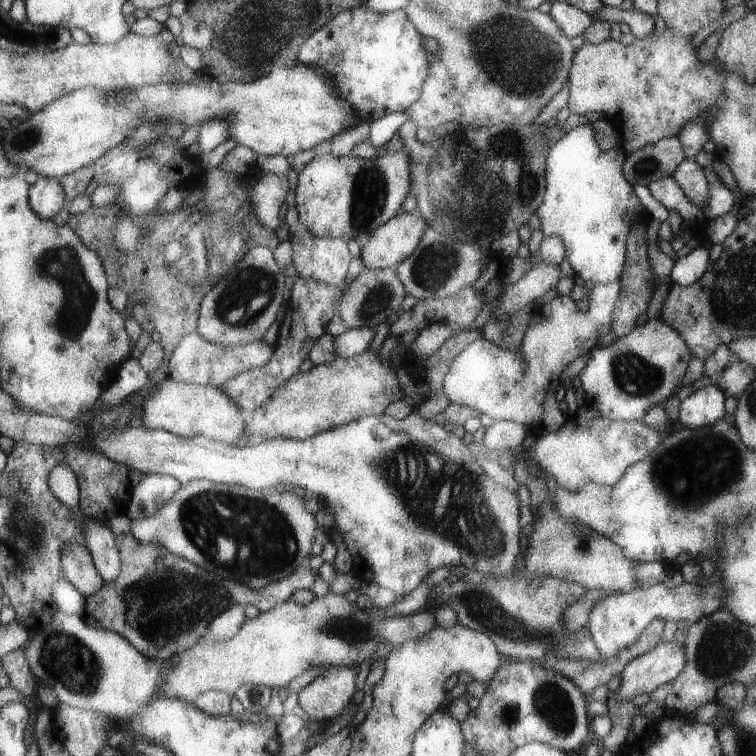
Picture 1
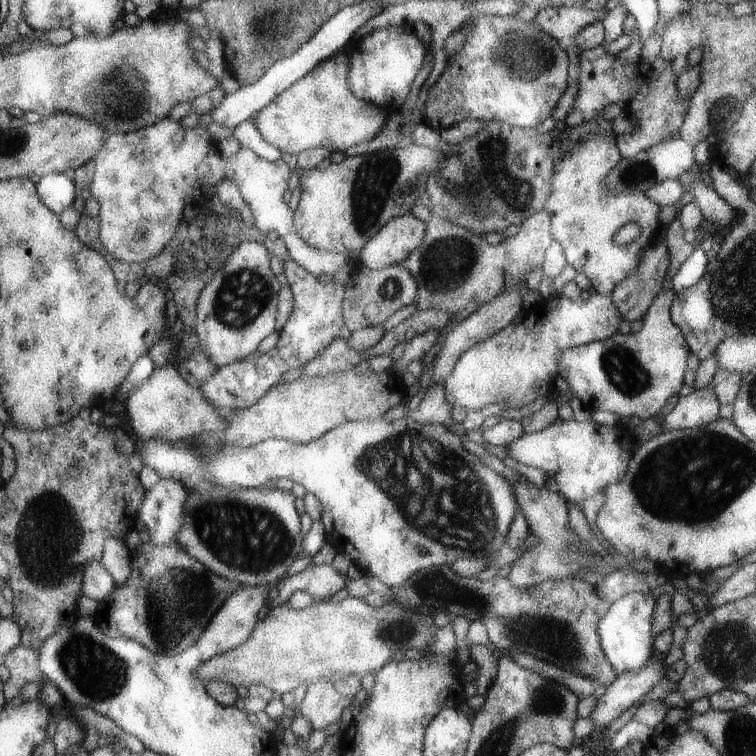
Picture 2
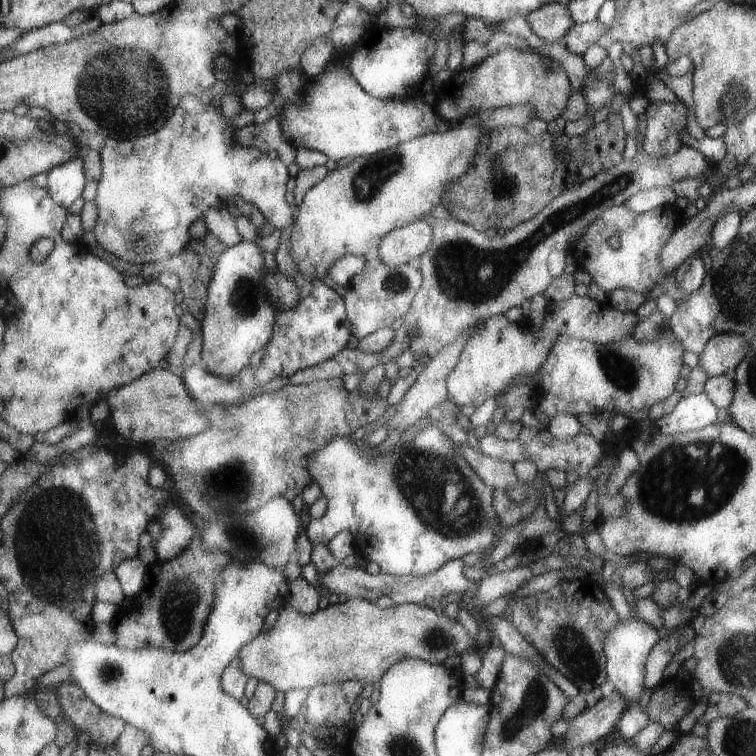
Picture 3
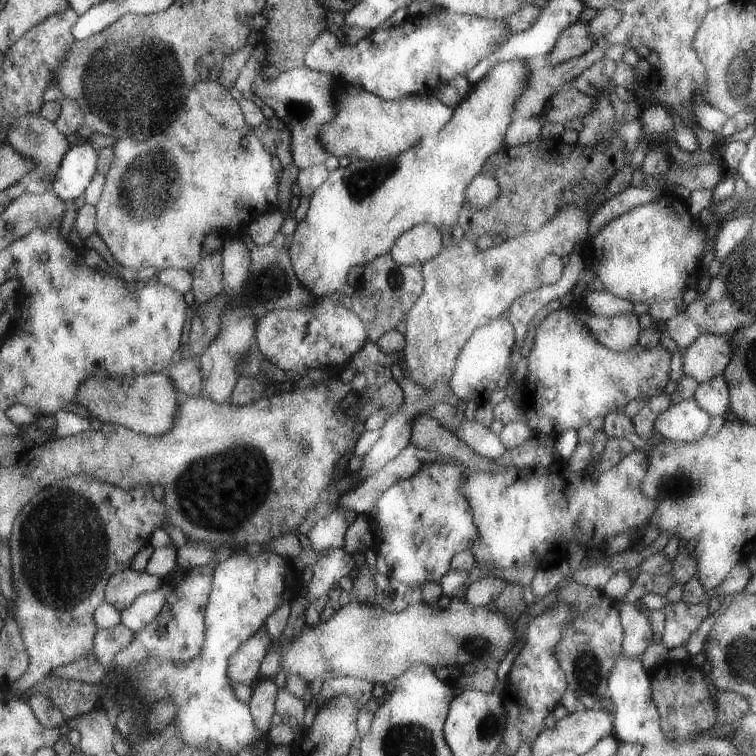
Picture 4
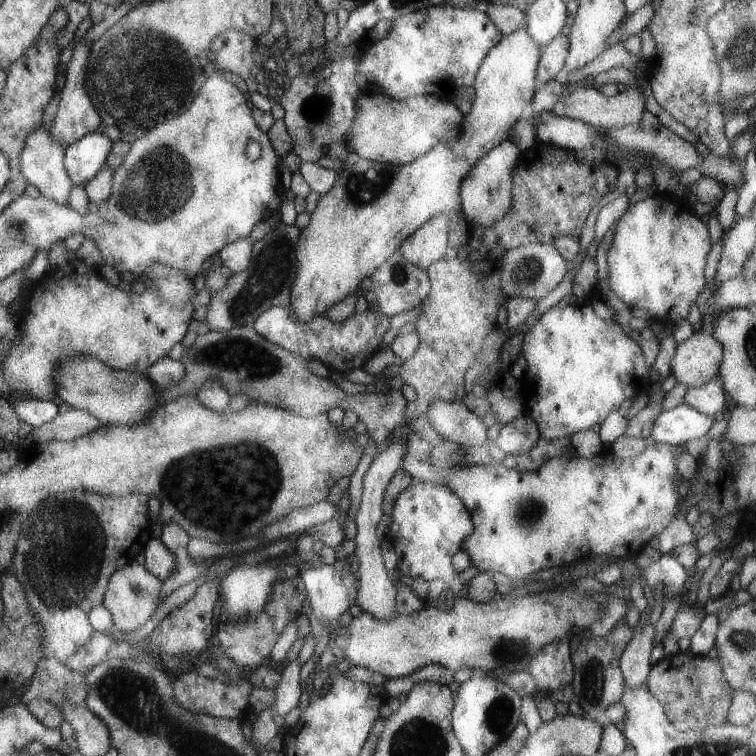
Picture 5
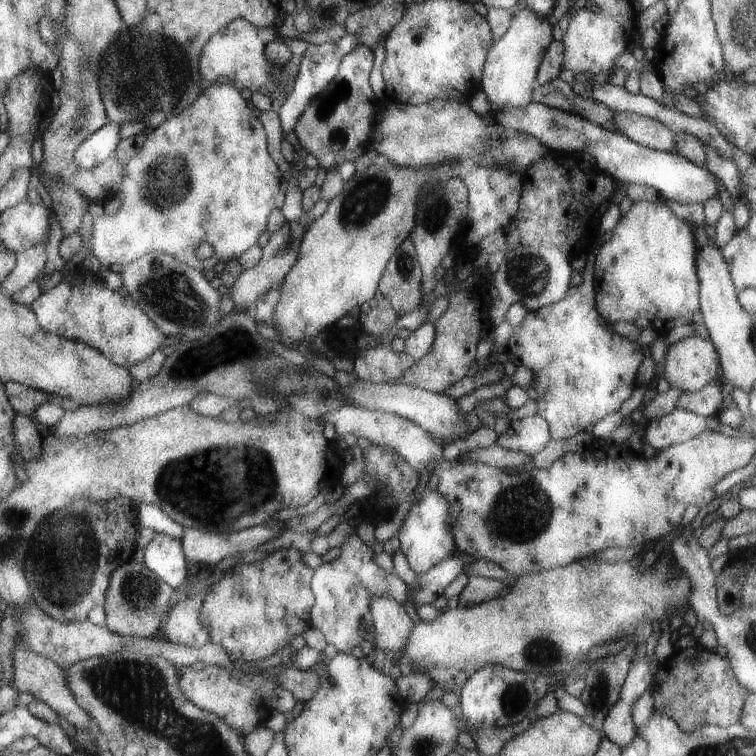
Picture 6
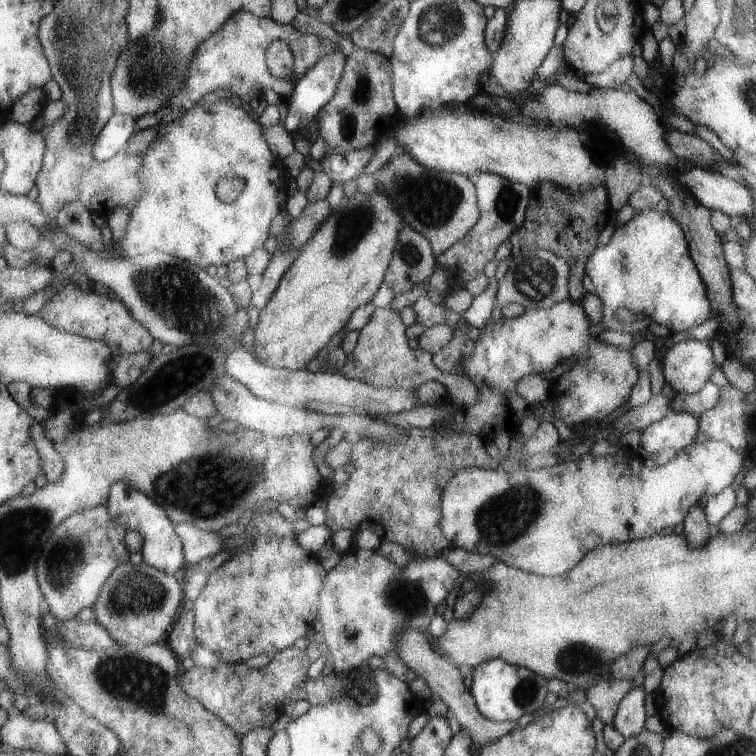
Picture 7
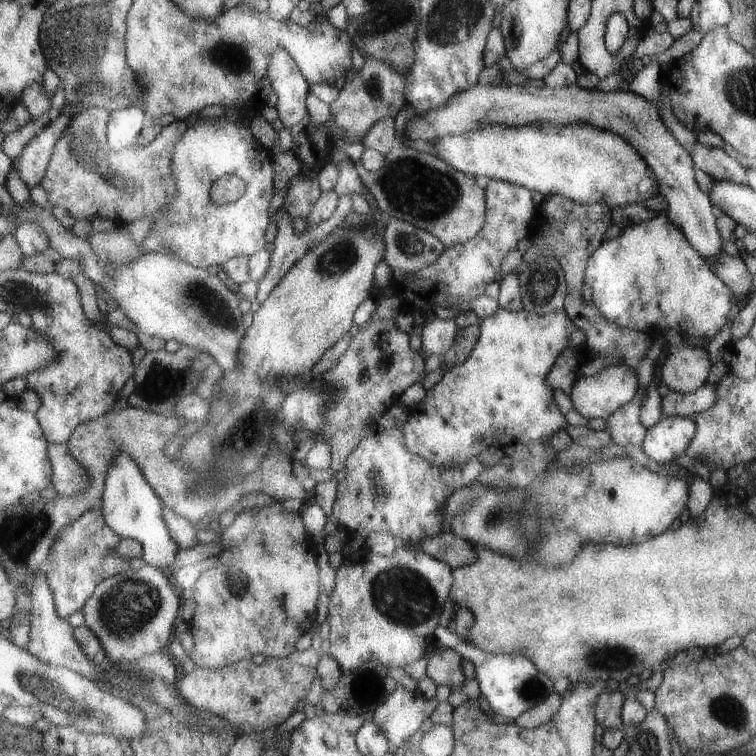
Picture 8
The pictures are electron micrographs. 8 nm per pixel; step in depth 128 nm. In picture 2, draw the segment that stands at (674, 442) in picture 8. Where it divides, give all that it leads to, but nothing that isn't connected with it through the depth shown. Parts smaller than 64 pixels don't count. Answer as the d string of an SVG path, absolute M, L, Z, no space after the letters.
M709 387L693 389L686 396L679 397L673 410L660 420L661 429L696 429L718 419L719 402Z

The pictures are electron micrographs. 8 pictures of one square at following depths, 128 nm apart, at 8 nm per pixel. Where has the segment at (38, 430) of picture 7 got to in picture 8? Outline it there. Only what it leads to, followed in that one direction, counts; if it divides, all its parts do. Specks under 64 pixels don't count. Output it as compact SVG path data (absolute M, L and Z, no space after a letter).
M67 442L50 443L49 458L53 466L55 494L73 496L89 486L87 472L70 452Z

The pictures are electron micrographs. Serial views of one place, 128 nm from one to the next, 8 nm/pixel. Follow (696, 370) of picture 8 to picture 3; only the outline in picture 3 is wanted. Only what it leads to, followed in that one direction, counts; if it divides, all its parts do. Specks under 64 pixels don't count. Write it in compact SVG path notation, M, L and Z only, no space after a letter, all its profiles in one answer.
M715 334L699 352L696 367L701 368L709 378L729 373L745 358L749 346L749 342L738 334Z

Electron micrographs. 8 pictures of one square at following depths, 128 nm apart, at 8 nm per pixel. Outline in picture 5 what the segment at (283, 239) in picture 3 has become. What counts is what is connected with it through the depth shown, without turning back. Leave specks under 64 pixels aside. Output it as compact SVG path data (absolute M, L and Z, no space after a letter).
M303 162L301 164L301 176L310 187L309 194L305 196L305 212L311 214L319 206L319 200L337 184L343 169L344 167L337 173L332 168L324 168L313 162Z

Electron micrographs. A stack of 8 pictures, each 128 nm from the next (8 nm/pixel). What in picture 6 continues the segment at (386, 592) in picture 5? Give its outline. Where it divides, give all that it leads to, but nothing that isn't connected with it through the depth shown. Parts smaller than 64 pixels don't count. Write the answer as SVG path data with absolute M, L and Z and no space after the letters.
M371 596L370 614L374 646L395 658L395 654L401 652L413 622L403 605L393 602L389 596Z

